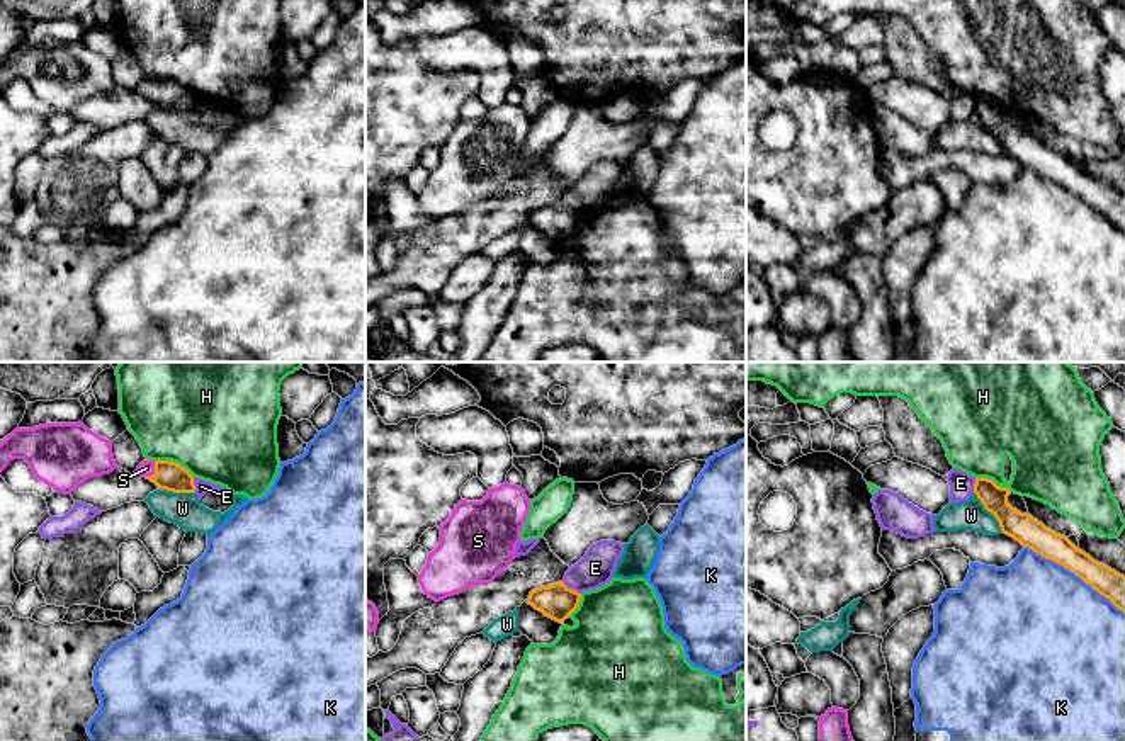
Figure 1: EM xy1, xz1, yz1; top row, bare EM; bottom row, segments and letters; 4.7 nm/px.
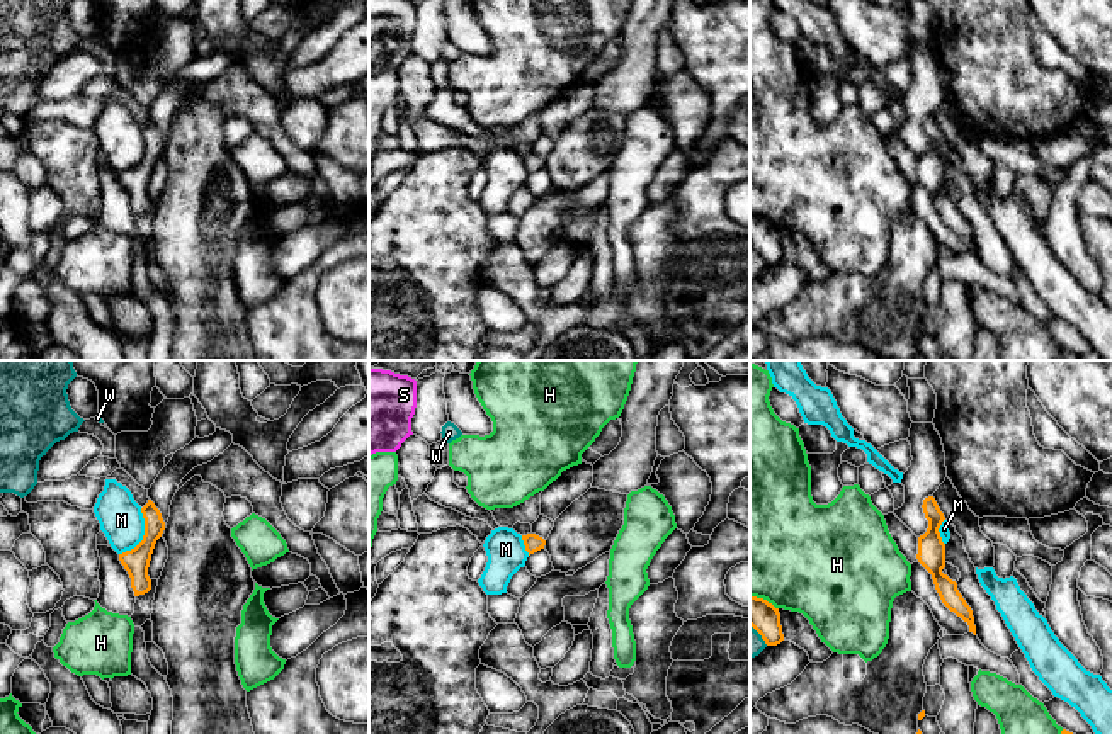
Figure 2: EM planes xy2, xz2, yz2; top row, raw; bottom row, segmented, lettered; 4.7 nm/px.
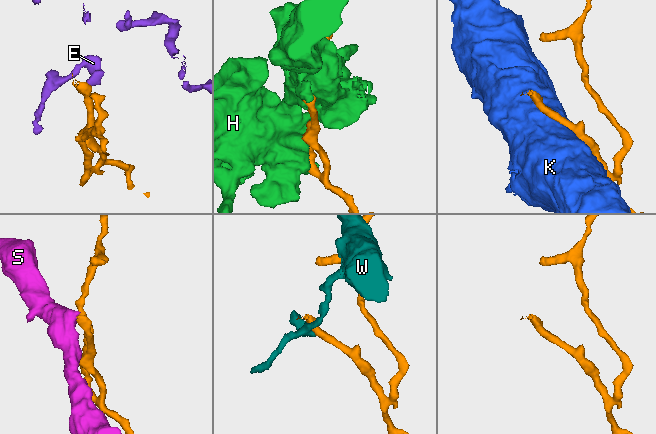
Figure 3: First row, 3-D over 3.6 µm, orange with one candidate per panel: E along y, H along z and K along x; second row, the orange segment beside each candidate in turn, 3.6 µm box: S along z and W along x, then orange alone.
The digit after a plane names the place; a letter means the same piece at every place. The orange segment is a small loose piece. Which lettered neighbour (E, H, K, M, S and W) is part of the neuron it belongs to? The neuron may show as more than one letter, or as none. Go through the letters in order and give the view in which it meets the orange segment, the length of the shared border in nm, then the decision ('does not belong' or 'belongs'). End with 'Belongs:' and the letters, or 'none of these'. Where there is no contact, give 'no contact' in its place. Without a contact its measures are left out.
E: contact in xz1; length 110 nm; does not belong
H: contact in xy1; length 200 nm; does not belong
K: contact in yz1; length 600 nm; does not belong
M: contact in xy2; length 240 nm; does not belong
S: contact in xy1; length 90 nm; belongs
W: contact in yz1; length 240 nm; does not belong
Belongs: S

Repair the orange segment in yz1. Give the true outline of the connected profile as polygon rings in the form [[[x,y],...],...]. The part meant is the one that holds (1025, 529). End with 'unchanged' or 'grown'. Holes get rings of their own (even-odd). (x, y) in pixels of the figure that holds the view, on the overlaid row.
[[[975,478],[974,493],[984,508],[996,517],[1003,534],[1042,557],[1064,566],[1125,614],[1123,574],[1094,561],[1066,535],[1055,534],[1032,515],[1013,508],[1008,503],[1011,491],[998,486],[992,479]]]; unchanged

